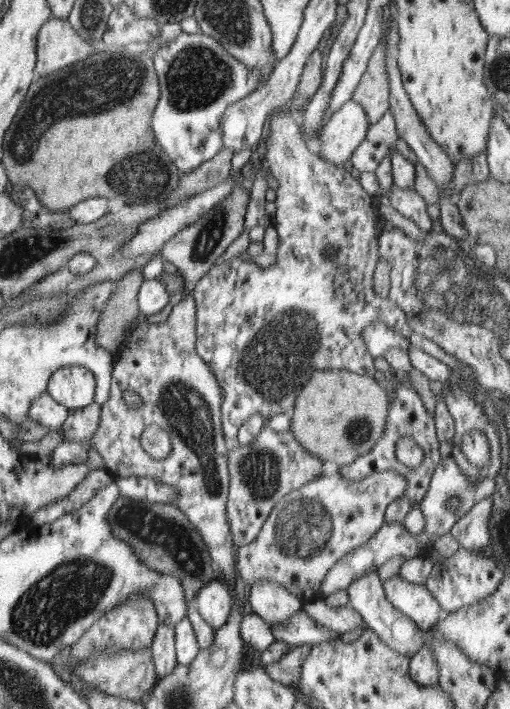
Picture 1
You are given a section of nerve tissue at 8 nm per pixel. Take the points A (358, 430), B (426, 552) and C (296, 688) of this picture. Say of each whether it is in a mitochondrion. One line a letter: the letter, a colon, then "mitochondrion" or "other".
A: mitochondrion
B: other
C: other

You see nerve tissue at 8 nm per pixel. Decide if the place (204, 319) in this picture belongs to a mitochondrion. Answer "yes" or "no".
no

